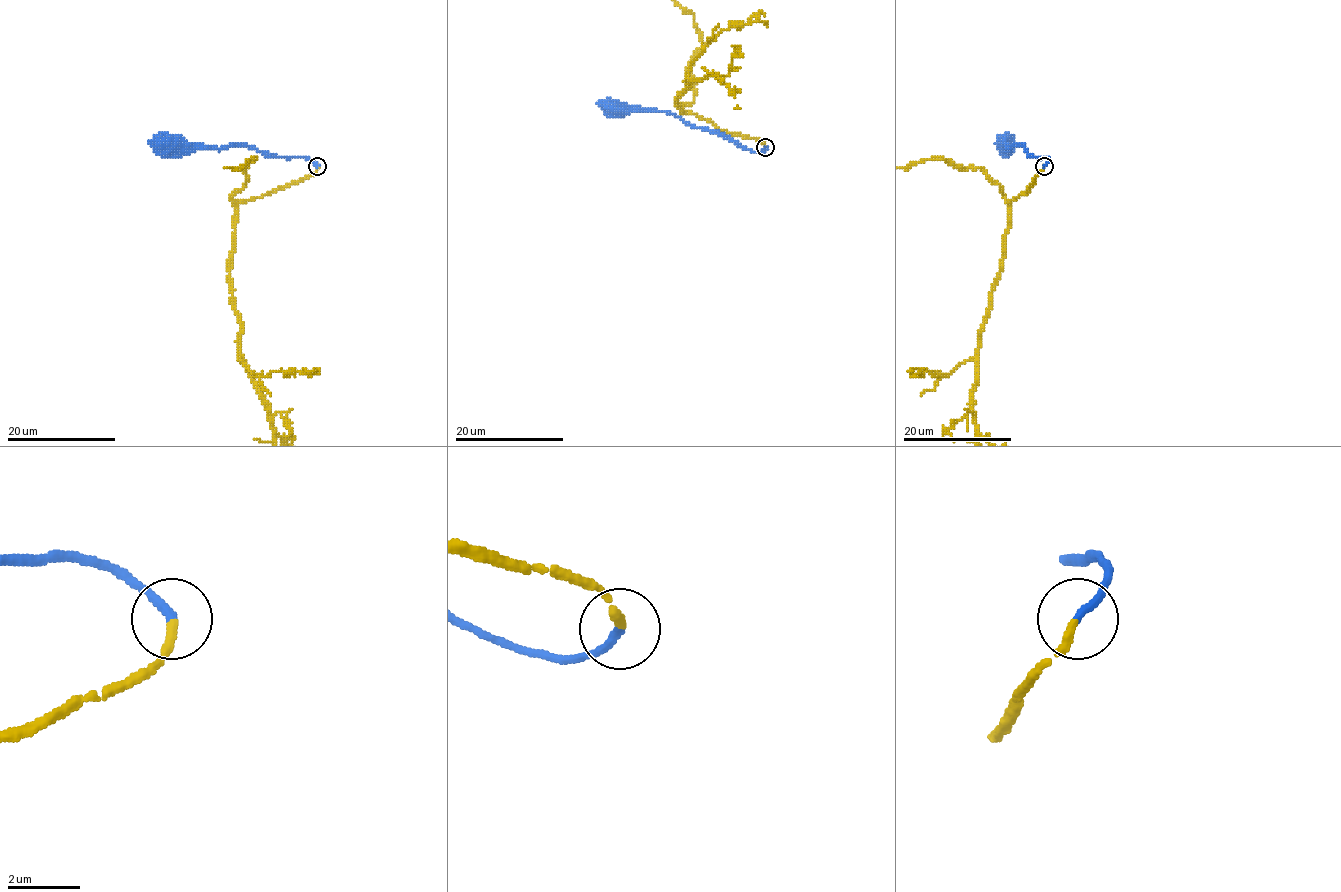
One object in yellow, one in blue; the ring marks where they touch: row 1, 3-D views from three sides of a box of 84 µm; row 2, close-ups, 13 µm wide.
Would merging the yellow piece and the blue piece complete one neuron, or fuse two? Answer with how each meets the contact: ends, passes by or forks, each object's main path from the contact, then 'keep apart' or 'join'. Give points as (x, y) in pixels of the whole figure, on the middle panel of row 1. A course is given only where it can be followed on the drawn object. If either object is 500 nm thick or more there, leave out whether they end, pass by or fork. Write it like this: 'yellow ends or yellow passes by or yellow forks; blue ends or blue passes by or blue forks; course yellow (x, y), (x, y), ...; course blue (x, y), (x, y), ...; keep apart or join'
yellow ends; blue ends; course blue (765, 147), (761, 151), (750, 151), (727, 137), (690, 125), (665, 112), (625, 108), (621, 104), (614, 106); join

